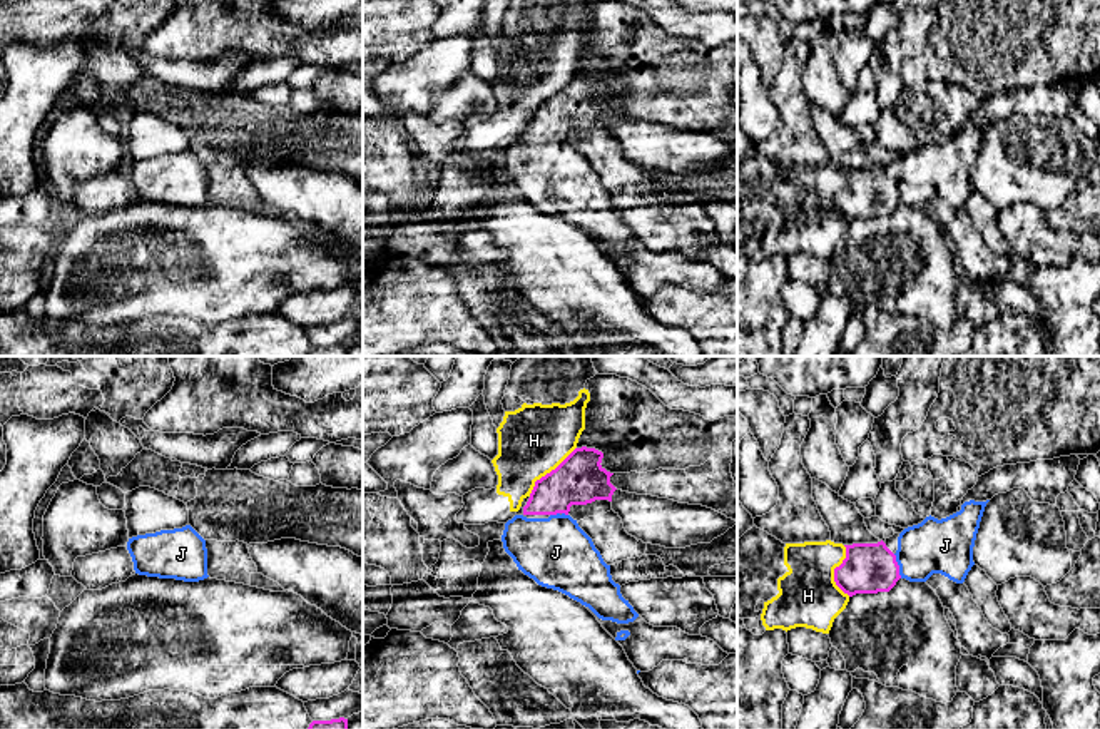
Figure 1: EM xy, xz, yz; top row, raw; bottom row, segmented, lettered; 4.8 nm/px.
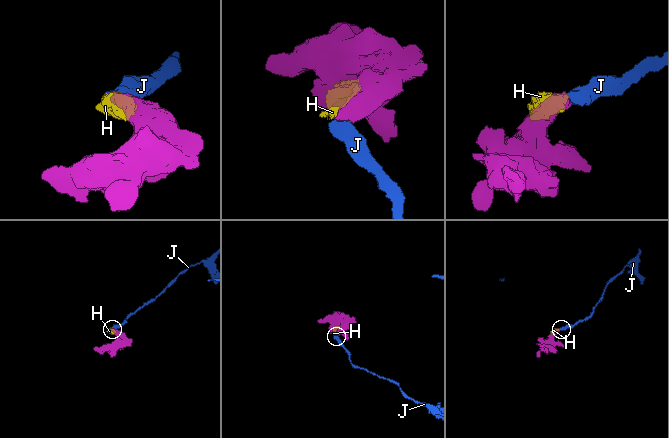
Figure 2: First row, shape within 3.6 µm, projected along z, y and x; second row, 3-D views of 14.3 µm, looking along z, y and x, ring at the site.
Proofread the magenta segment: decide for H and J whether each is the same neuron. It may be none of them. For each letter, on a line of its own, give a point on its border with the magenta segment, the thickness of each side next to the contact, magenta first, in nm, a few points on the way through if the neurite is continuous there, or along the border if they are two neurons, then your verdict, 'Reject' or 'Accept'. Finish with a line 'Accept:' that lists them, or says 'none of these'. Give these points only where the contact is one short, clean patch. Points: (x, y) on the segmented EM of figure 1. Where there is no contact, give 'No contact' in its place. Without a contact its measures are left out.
H: Touches magenta at xz (550, 472). Thickness 240 nm (magenta) against 340 nm. Reject
J: Touches magenta at yz (898, 565). Thickness 240 nm (magenta) against 260 nm. Path across: yz (868, 567), (898, 565), (928, 547), (945, 545). Accept
Accept: J

